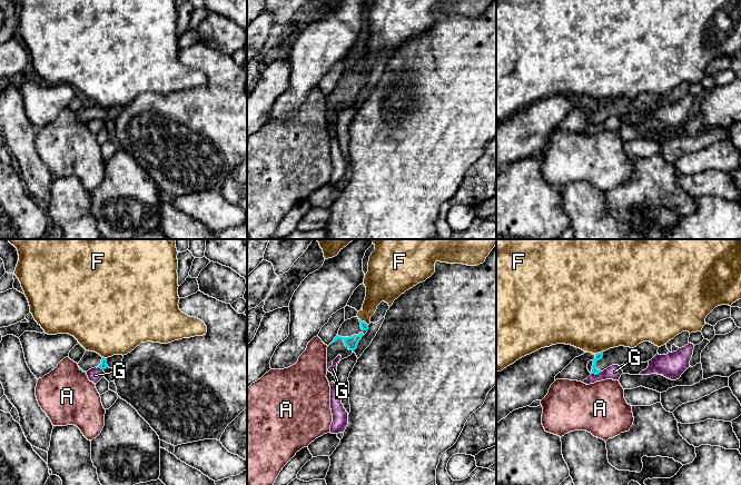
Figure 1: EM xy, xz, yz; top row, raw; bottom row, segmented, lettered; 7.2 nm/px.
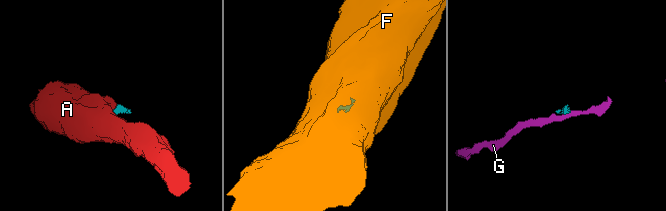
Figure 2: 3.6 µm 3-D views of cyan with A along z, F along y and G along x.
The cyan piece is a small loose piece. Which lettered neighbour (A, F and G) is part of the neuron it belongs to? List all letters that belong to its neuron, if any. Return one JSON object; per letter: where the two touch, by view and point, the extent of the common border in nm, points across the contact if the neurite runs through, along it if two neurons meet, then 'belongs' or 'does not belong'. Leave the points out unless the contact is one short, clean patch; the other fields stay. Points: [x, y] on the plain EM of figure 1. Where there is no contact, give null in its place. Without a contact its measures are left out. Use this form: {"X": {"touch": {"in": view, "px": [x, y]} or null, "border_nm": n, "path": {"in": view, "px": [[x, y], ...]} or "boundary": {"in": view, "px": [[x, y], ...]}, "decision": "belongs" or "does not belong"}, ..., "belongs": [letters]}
{"A": {"touch": {"in": "xy", "px": [81, 120]}, "border_nm": 70, "boundary": {"in": "xy", "px": [[78, 118], [85, 124]]}, "decision": "does not belong"}, "F": {"touch": {"in": "yz", "px": [599, 104]}, "border_nm": 60, "boundary": {"in": "yz", "px": [[602, 101], [595, 105]]}, "decision": "does not belong"}, "G": {"touch": {"in": "yz", "px": [596, 125]}, "border_nm": 70, "boundary": {"in": "yz", "px": [[601, 122], [592, 125]]}, "decision": "does not belong"}, "belongs": []}

